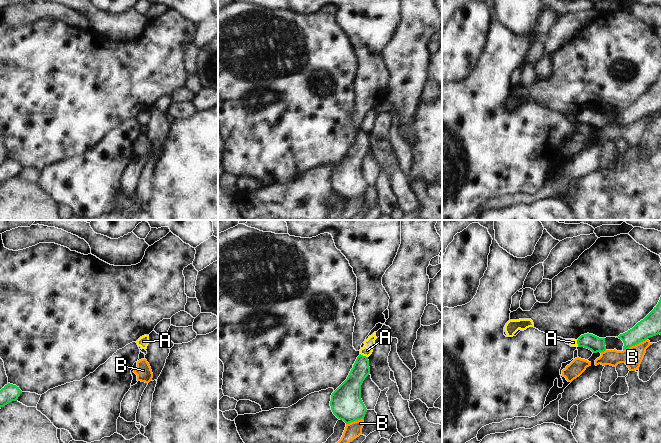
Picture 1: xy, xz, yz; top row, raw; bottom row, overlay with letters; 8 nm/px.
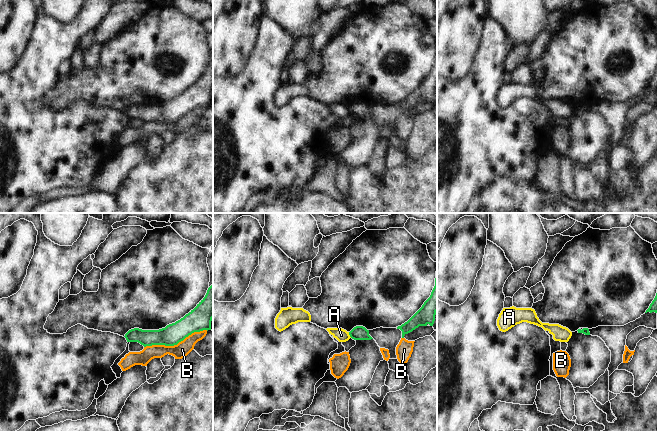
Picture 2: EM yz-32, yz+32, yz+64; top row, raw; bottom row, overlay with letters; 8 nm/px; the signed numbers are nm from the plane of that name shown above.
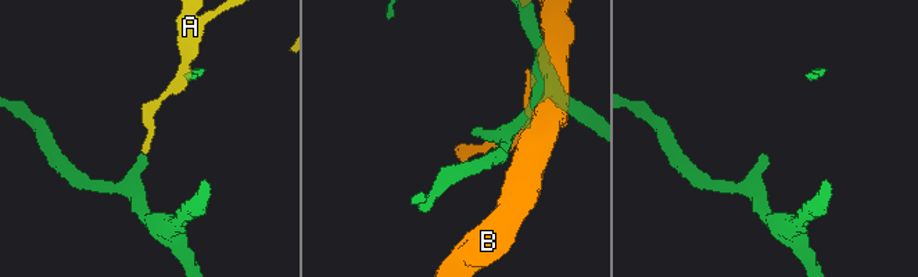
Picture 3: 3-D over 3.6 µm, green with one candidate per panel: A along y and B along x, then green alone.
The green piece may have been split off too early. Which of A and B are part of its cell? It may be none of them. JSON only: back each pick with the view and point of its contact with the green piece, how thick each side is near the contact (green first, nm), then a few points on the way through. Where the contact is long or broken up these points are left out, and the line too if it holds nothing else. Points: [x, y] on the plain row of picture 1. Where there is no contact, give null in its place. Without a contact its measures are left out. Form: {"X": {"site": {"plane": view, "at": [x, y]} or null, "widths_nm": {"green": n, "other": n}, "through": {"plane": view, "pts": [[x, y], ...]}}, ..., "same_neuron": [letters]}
{"same_neuron": []}

